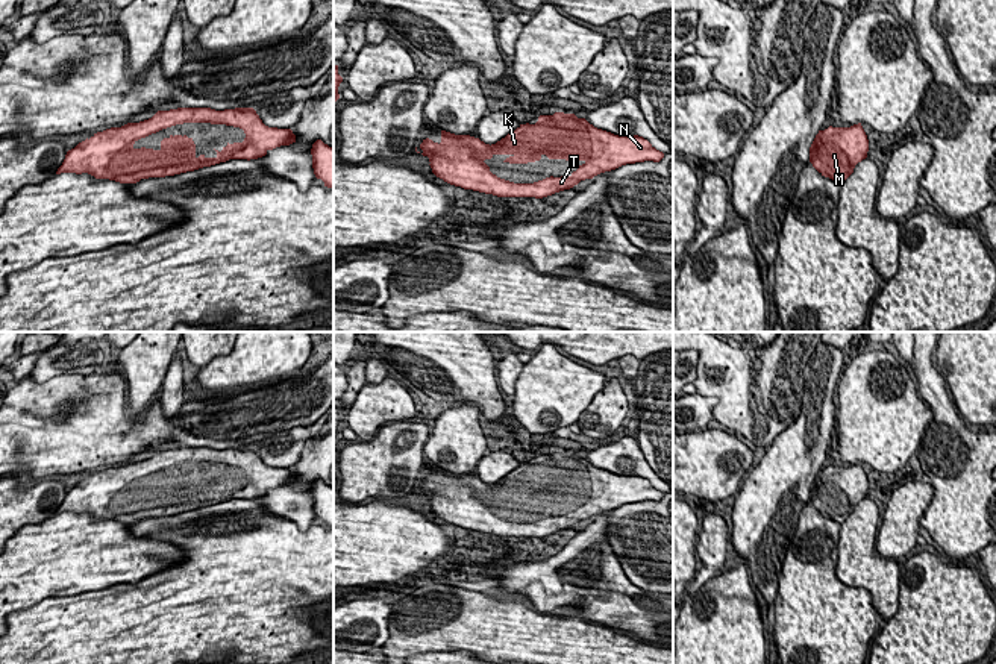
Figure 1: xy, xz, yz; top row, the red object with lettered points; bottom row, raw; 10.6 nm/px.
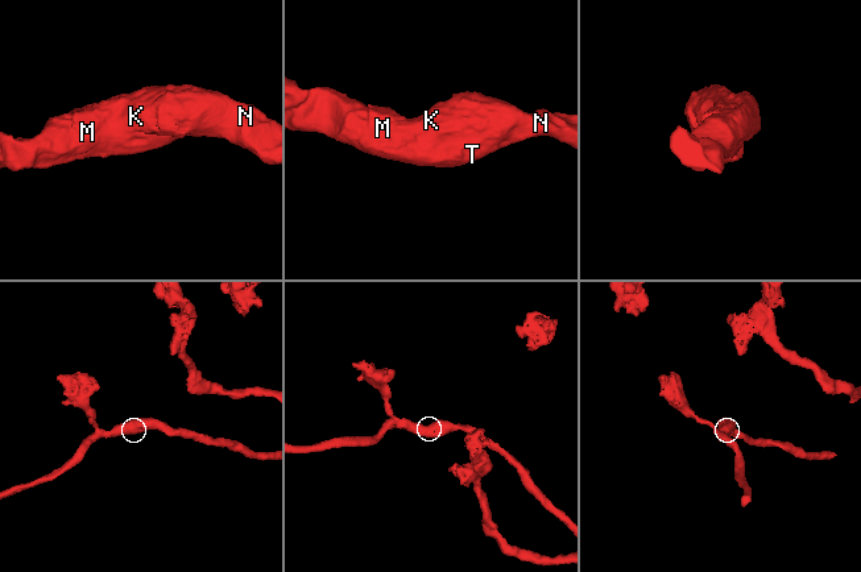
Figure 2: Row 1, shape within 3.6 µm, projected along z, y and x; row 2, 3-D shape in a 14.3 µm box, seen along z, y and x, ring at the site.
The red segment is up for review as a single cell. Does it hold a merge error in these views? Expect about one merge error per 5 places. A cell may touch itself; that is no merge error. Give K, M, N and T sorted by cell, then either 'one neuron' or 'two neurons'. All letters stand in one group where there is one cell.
groups K M N T; one neuron

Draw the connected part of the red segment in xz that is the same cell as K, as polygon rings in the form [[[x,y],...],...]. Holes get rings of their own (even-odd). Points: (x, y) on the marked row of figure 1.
[[[555,112],[553,115],[540,115],[535,124],[520,124],[515,130],[508,133],[496,144],[485,144],[479,138],[470,135],[455,135],[441,130],[441,143],[434,143],[426,138],[420,144],[421,155],[429,158],[432,173],[444,182],[461,186],[464,189],[473,189],[497,197],[535,197],[543,199],[555,193],[570,189],[581,180],[593,179],[594,176],[615,170],[626,164],[653,161],[659,162],[664,153],[656,150],[643,136],[620,136],[611,132],[602,130],[590,124],[585,118],[578,118],[575,114]],[[494,155],[506,155],[503,162],[509,164],[528,164],[540,161],[543,155],[549,159],[582,161],[570,176],[546,177],[534,183],[514,183],[497,177],[490,171],[490,167],[484,162]]]

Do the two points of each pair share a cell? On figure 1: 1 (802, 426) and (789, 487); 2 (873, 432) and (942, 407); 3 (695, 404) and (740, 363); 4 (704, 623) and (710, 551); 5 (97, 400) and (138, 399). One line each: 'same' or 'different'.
1: same
2: different
3: different
4: different
5: different

